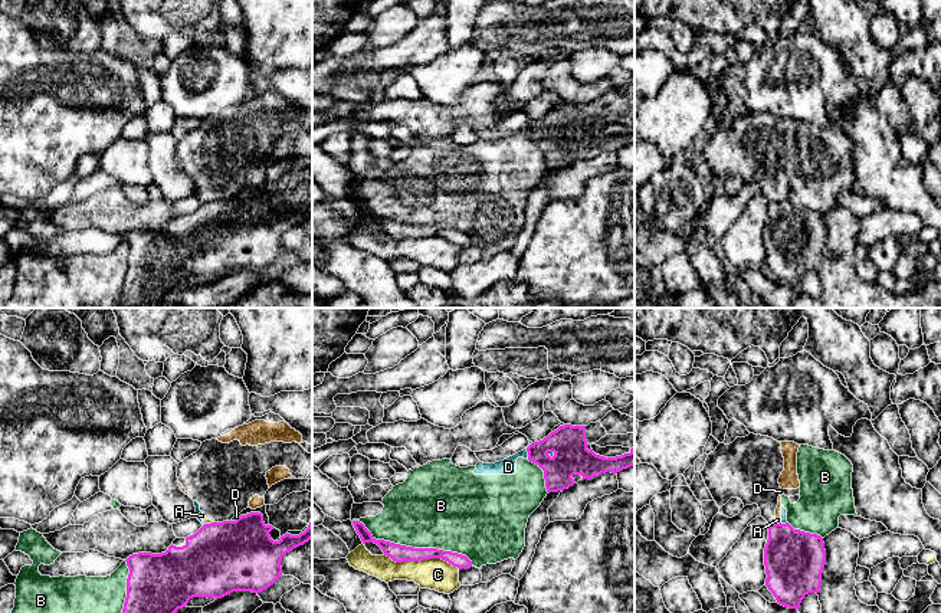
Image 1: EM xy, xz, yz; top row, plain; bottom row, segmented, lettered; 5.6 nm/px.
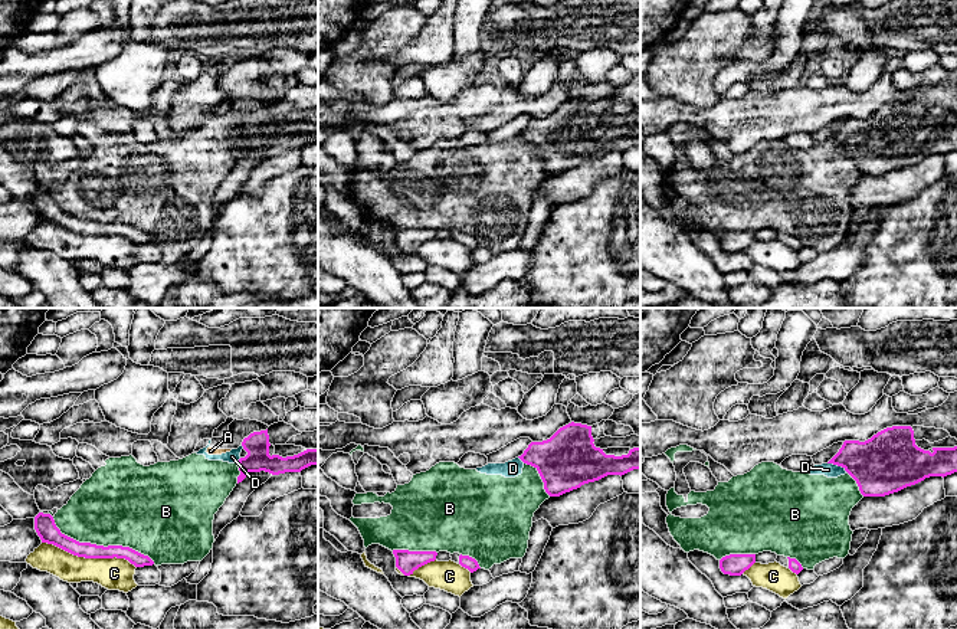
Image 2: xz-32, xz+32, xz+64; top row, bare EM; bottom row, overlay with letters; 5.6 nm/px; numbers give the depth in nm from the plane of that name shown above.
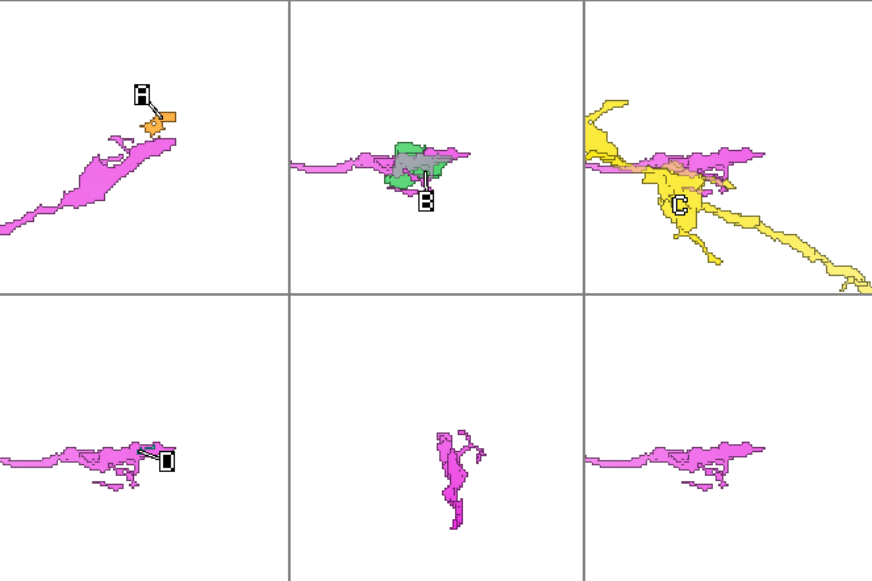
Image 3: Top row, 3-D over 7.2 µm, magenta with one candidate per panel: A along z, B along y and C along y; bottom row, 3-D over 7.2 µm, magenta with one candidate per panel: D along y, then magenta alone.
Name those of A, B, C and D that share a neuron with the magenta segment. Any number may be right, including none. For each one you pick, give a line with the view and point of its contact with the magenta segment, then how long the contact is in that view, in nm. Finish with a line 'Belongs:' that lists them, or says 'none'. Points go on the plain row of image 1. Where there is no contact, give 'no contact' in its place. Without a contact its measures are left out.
Belongs: none

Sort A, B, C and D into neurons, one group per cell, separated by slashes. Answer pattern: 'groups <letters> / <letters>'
groups A B D / C

